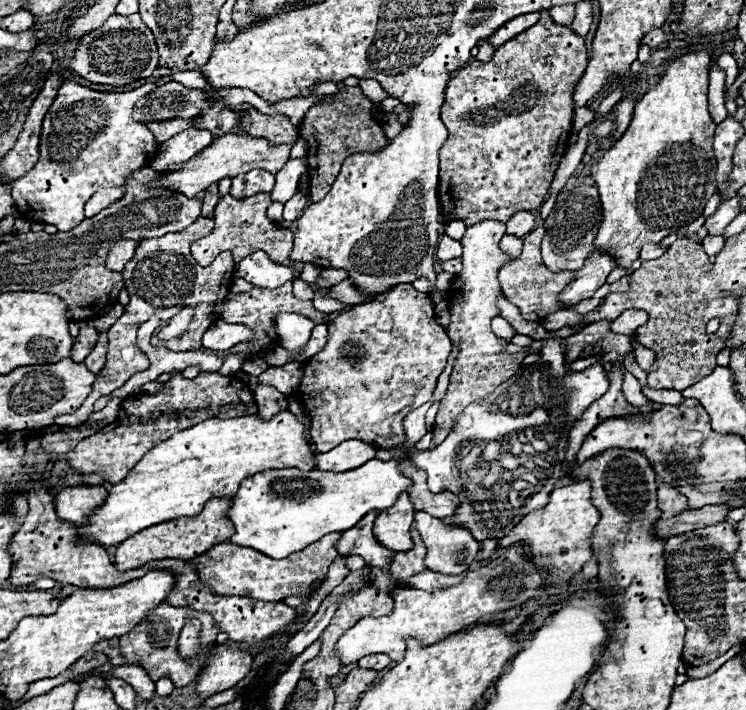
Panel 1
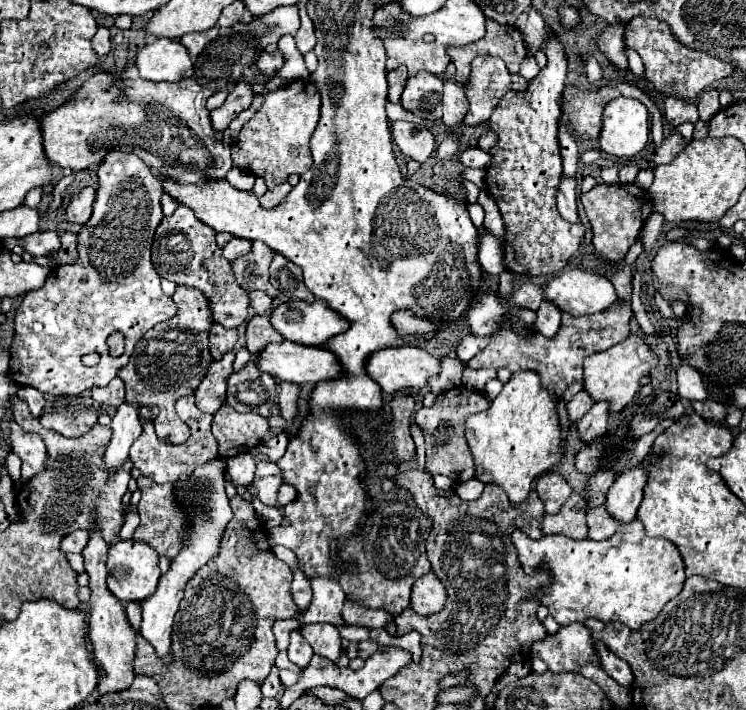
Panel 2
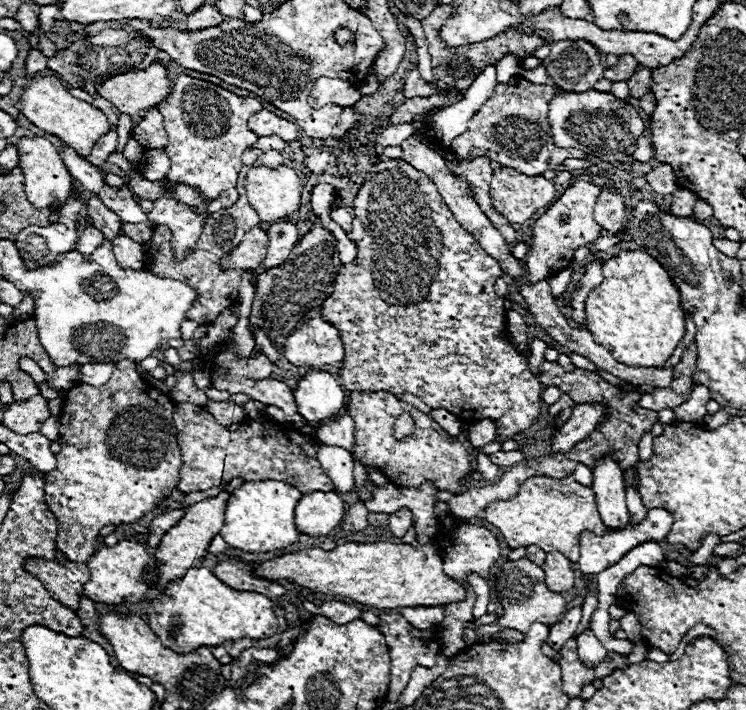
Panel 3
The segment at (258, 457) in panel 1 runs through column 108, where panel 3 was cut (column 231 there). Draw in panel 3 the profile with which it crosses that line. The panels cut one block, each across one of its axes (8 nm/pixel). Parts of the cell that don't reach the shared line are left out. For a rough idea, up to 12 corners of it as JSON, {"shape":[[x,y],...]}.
{"shape":[[284,480],[232,490],[220,536],[272,552],[300,540],[300,492]]}

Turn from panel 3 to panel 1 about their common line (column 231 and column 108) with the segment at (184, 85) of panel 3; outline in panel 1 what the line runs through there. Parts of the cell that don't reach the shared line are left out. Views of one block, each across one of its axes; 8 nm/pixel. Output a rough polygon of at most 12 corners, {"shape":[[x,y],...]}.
{"shape":[[64,82],[36,166],[10,182],[20,218],[72,230],[160,142],[116,94]]}

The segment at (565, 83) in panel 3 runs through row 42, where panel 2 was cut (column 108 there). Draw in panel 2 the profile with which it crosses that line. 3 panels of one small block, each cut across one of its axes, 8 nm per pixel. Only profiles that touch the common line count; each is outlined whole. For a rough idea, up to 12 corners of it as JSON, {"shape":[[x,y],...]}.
{"shape":[[148,544],[108,550],[106,586],[120,602],[146,600],[160,578]]}

